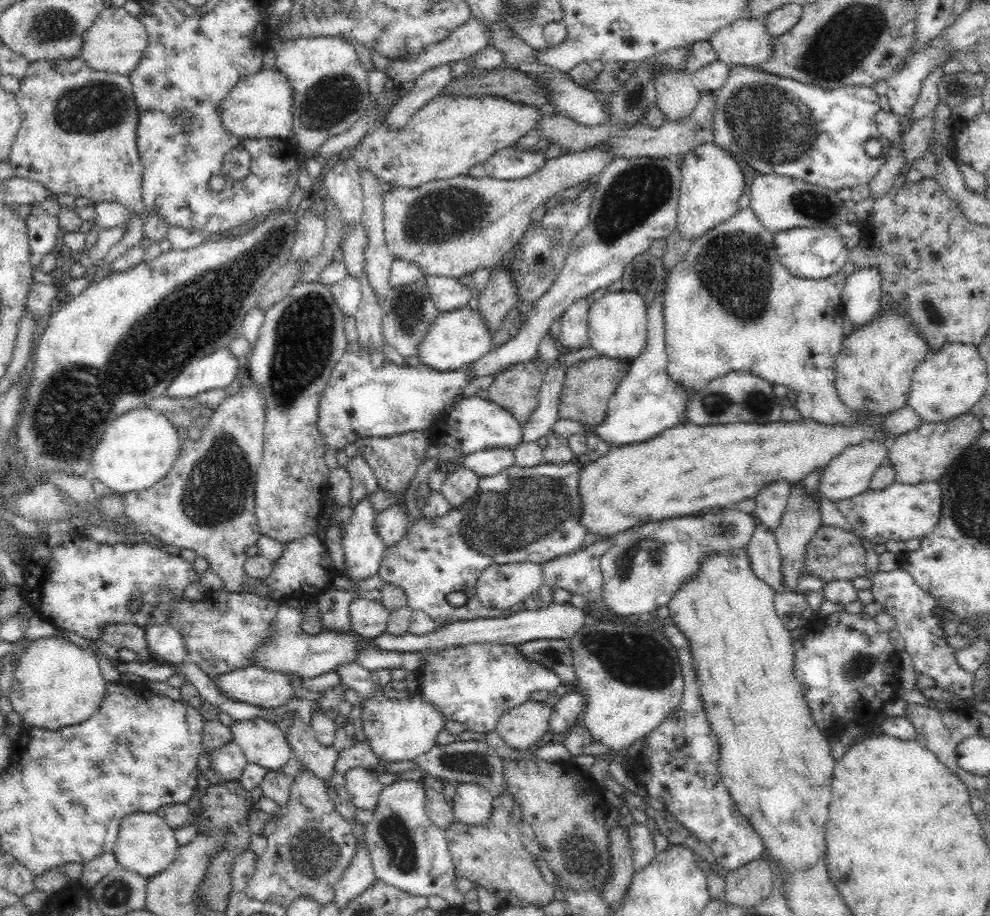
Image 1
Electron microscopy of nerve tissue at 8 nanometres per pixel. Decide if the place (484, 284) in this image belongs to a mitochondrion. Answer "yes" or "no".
no

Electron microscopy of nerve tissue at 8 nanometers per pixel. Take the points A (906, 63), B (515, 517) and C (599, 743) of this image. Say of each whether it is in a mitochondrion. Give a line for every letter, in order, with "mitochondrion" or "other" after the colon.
A: other
B: mitochondrion
C: other

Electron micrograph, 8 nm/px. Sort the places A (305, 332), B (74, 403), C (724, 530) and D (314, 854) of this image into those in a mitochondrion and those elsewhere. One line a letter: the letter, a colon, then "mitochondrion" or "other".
A: mitochondrion
B: mitochondrion
C: mitochondrion
D: mitochondrion

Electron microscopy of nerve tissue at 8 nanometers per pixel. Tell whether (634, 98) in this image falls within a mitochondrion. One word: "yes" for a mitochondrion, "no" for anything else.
yes

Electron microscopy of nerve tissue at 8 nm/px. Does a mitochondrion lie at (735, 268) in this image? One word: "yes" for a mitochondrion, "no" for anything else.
yes

